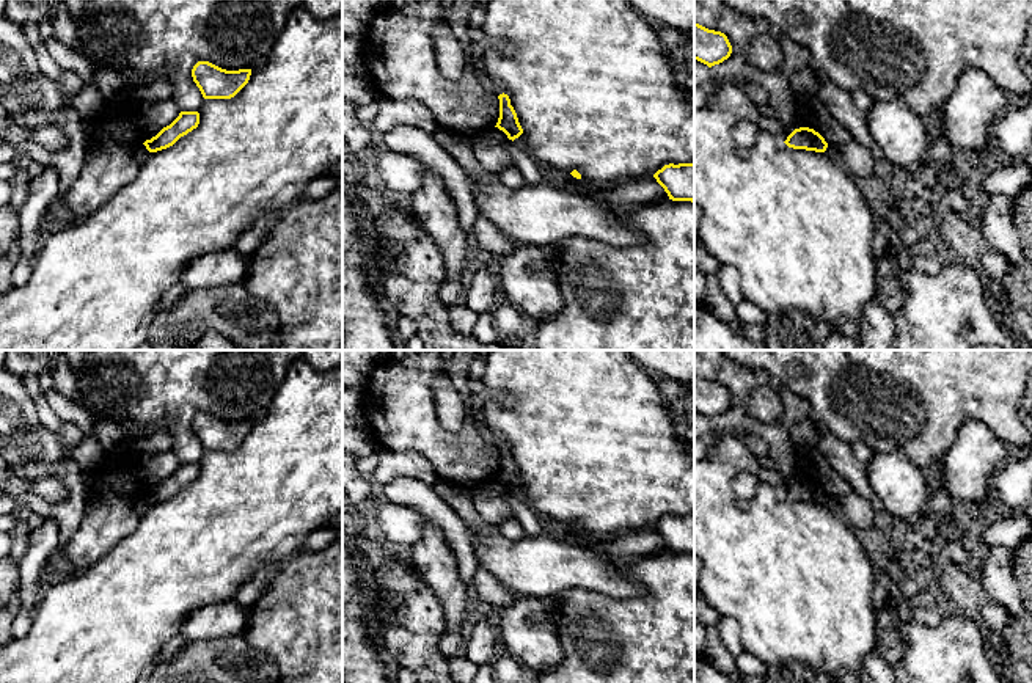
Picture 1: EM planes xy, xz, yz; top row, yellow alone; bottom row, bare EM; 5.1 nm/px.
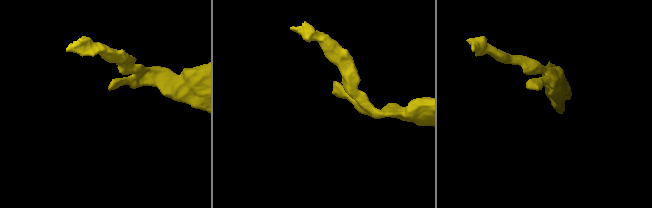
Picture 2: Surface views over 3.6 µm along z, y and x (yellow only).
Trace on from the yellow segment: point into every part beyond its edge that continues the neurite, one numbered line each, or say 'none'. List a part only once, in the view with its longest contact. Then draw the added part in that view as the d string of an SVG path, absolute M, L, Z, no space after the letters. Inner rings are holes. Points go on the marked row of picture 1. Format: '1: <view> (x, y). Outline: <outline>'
none

